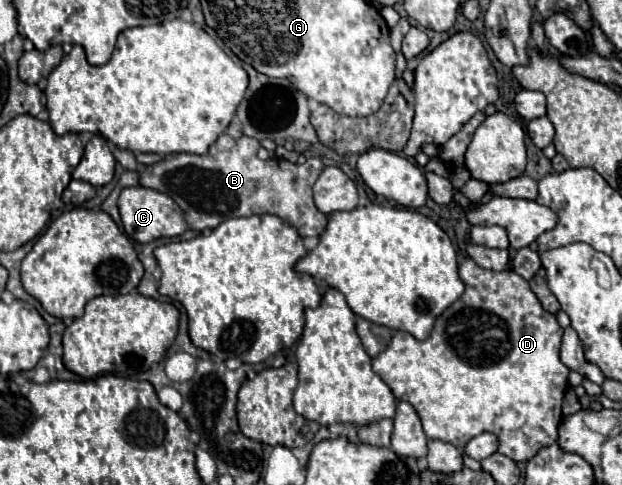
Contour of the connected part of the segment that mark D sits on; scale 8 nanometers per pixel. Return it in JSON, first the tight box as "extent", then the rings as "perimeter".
{"extent":[373,257,569,463],"perimeter":[[[467,257],[459,265],[459,275],[465,283],[465,293],[449,309],[445,309],[445,313],[441,313],[441,317],[437,317],[431,335],[425,341],[419,341],[409,333],[397,331],[393,335],[389,347],[373,359],[373,369],[391,387],[391,391],[397,399],[407,401],[415,407],[415,411],[417,411],[417,415],[423,423],[423,431],[425,431],[427,439],[441,439],[441,441],[447,441],[447,443],[455,445],[457,449],[461,449],[471,437],[477,437],[481,433],[493,433],[499,439],[499,449],[497,449],[499,453],[511,457],[517,463],[529,461],[531,457],[537,455],[539,449],[543,449],[547,445],[553,445],[557,441],[557,427],[559,427],[559,421],[561,421],[561,415],[563,415],[561,413],[561,403],[563,403],[563,395],[565,395],[565,389],[567,389],[567,375],[569,375],[569,367],[563,365],[561,357],[559,357],[563,329],[559,327],[557,319],[541,307],[539,299],[529,289],[529,283],[521,275],[517,275],[515,271],[511,271],[511,269],[507,269],[507,271],[489,271],[489,269],[479,267],[473,259]]]}

